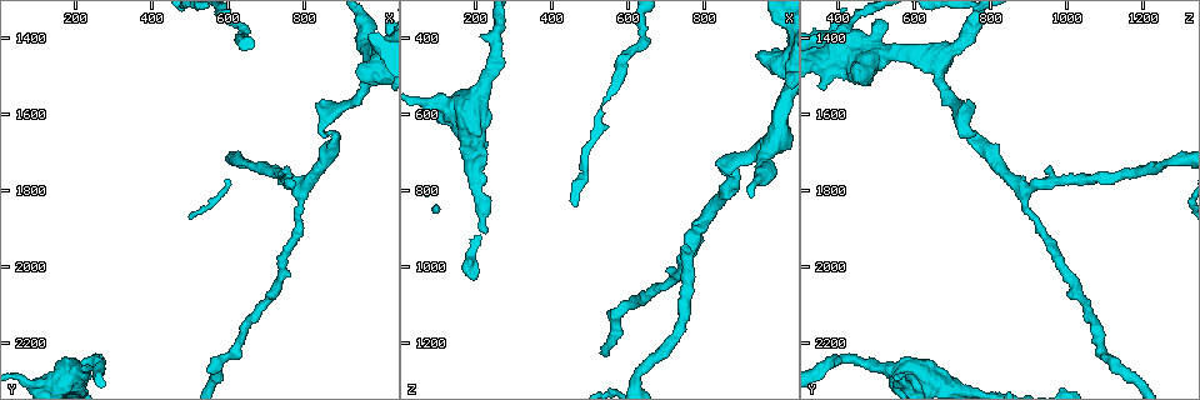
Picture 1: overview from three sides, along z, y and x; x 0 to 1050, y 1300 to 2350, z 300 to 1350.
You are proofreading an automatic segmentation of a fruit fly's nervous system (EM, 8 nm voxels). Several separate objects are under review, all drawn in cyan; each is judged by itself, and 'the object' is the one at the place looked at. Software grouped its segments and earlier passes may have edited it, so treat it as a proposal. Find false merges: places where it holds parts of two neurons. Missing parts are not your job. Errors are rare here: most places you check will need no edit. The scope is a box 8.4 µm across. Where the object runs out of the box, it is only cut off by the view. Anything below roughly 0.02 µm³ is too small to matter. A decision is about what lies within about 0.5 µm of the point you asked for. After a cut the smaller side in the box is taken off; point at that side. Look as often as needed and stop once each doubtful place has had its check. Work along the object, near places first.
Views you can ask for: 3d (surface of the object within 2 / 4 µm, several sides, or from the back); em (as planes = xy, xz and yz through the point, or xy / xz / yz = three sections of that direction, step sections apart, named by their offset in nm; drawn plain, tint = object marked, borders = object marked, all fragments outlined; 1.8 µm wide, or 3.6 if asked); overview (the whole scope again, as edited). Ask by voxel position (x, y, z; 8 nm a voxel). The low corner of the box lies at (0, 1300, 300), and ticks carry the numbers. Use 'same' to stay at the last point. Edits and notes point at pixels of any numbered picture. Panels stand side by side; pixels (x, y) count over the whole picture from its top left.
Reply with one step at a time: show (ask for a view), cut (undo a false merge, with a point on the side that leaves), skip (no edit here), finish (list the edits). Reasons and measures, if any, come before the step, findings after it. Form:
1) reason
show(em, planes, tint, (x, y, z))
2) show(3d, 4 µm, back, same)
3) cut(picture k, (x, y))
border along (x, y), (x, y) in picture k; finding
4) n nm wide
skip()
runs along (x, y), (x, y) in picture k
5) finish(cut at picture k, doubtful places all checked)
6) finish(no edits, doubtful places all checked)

a fork
show(3d, 2 µm, (790, 1800, 890))

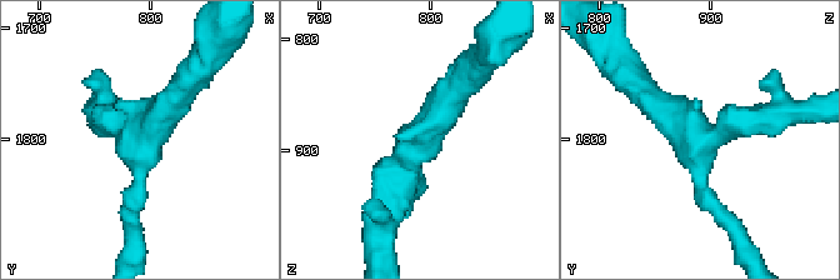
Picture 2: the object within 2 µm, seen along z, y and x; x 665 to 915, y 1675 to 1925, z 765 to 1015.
need the tissue
show(em, planes, tint, (794, 1802, 884))

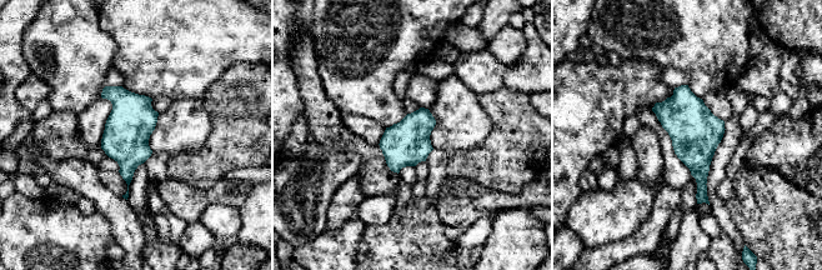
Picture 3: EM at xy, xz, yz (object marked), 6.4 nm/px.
300 nm wide
skip()
all the same neuron

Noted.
sharp bend
show(em, xy, step 4, tint, (860, 1650, 750))

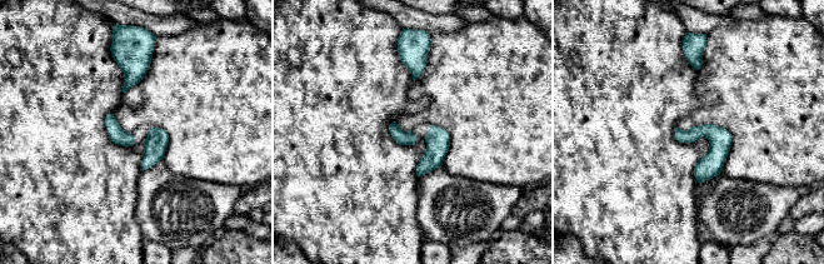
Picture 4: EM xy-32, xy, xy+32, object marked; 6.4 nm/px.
cut it another way
show(em, planes, tint, same)

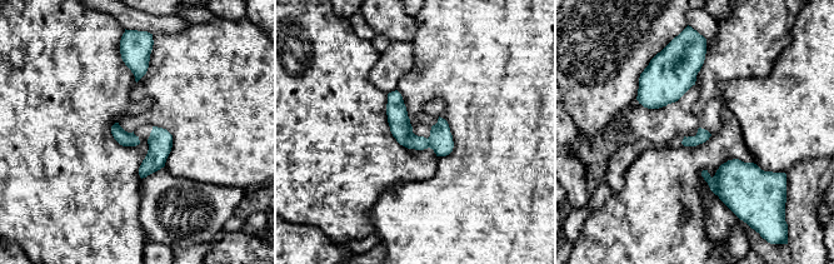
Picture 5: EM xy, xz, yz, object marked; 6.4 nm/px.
skip()
one neuron here

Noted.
show(3d, 4 µm, back, (145, 2290, 575))

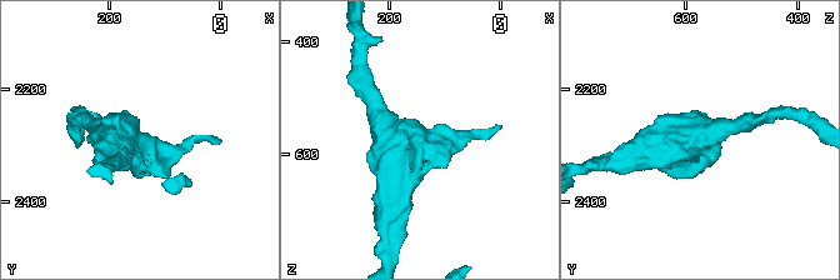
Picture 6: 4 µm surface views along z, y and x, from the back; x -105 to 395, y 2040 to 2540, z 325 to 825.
4 arms; shape alone is not enough
show(em, 3.6 µm, planes, tint, (150, 2295, 575))

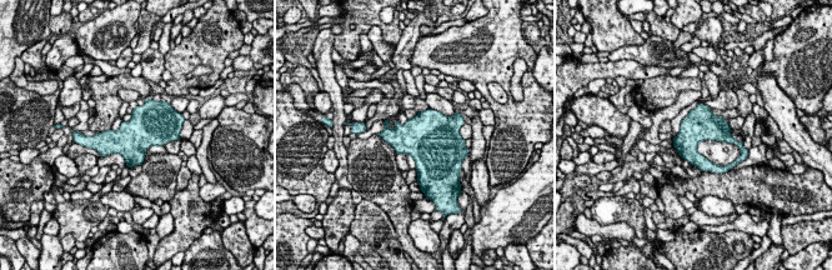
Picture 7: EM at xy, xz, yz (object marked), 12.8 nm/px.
skip()
one neuron here

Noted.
finish(no edits, doubtful places all checked)

